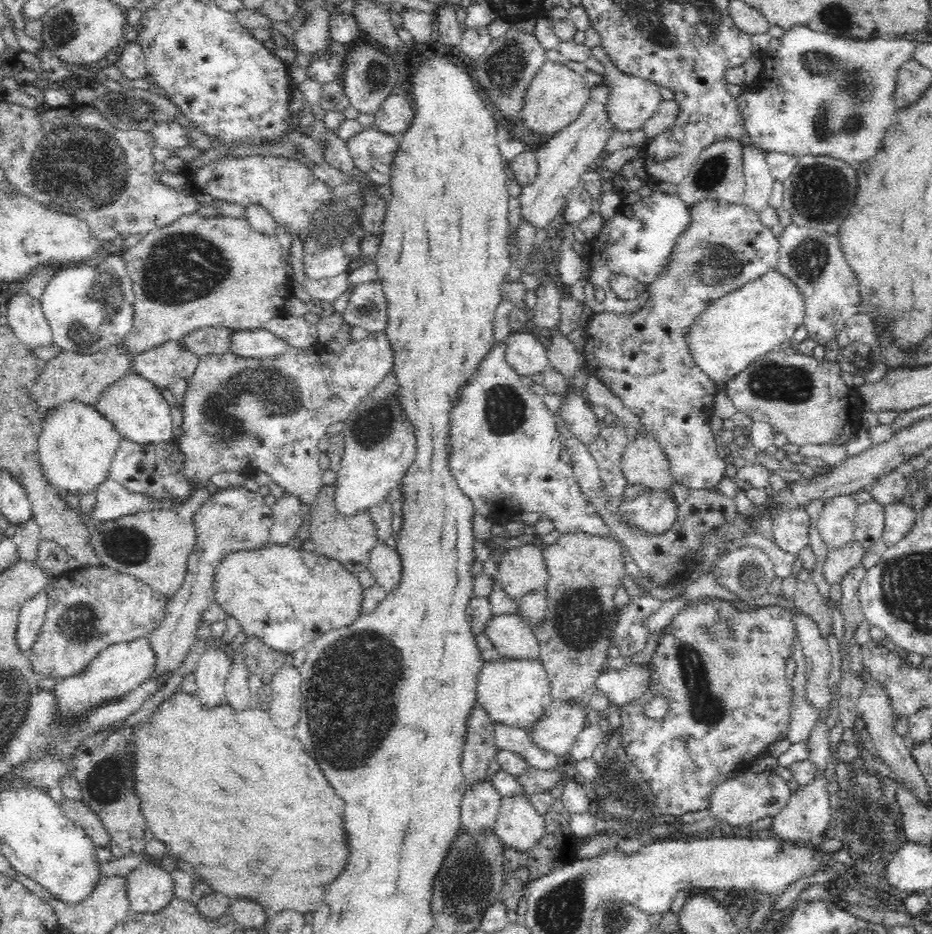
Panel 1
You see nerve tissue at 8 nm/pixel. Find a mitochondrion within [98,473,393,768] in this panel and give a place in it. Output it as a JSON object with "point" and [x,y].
{"point":[129,546]}

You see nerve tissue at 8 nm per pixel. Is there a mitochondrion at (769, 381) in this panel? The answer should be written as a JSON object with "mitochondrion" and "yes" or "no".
{"mitochondrion":"yes"}

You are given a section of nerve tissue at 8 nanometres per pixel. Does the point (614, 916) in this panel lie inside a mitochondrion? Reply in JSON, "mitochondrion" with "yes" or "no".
{"mitochondrion":"yes"}

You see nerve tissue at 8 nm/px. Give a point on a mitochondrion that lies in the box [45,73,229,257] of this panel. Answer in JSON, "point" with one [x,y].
{"point":[131,109]}

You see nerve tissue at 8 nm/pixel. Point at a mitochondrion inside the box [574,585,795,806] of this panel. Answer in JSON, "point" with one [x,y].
{"point":[708,708]}

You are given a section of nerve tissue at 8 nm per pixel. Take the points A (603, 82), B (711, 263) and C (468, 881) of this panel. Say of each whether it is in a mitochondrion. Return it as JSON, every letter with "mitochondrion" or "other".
{"A":"other","B":"mitochondrion","C":"mitochondrion"}

